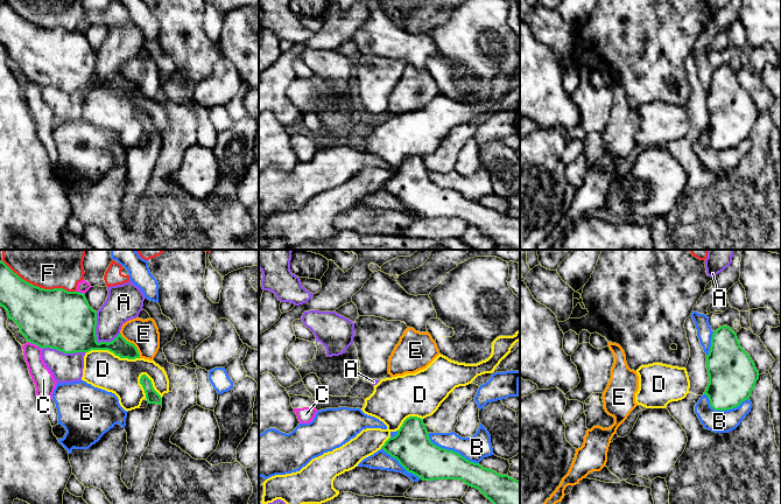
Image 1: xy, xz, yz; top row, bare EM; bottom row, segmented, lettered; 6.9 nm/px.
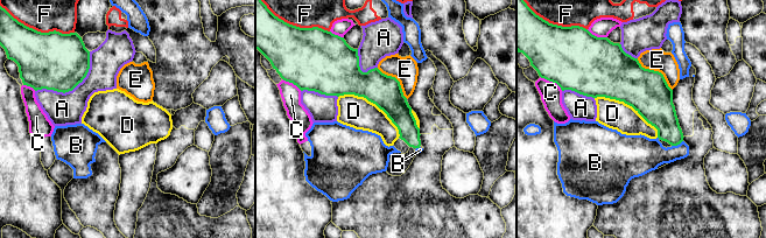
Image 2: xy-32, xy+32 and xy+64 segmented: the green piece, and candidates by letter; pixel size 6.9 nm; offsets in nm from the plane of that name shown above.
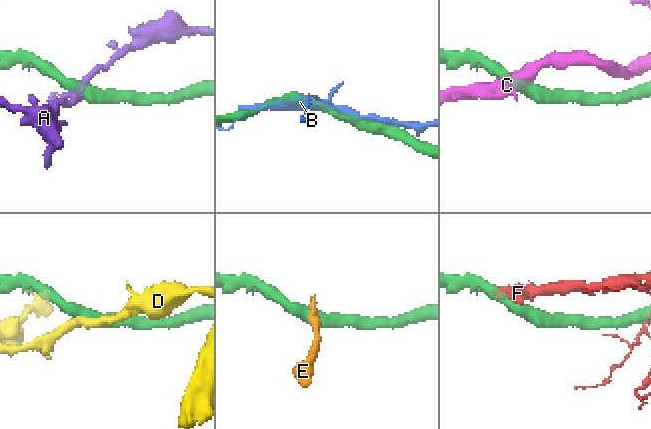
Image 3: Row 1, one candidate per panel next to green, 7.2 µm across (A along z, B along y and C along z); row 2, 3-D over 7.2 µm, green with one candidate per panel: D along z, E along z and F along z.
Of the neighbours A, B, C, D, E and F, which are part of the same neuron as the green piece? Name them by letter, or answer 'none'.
none

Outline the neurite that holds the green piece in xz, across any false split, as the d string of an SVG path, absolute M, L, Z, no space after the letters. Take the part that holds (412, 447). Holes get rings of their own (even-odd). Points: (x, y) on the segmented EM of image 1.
M409 416L403 421L397 434L389 438L381 448L420 480L459 480L478 489L493 504L520 504L520 481L471 462L453 450L434 444L428 434L423 419Z

